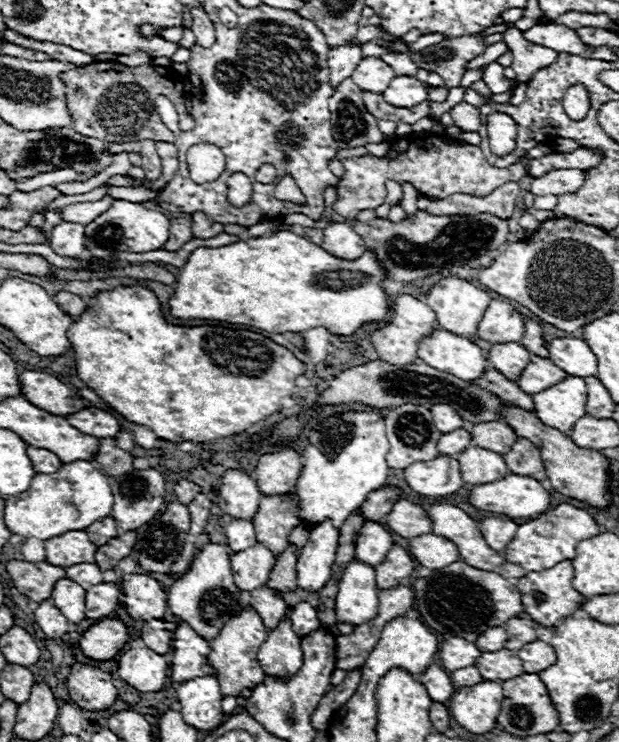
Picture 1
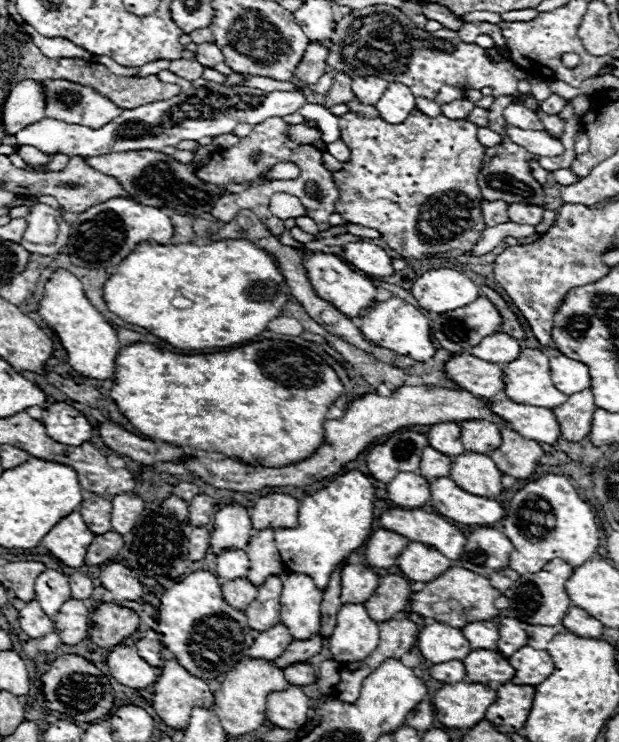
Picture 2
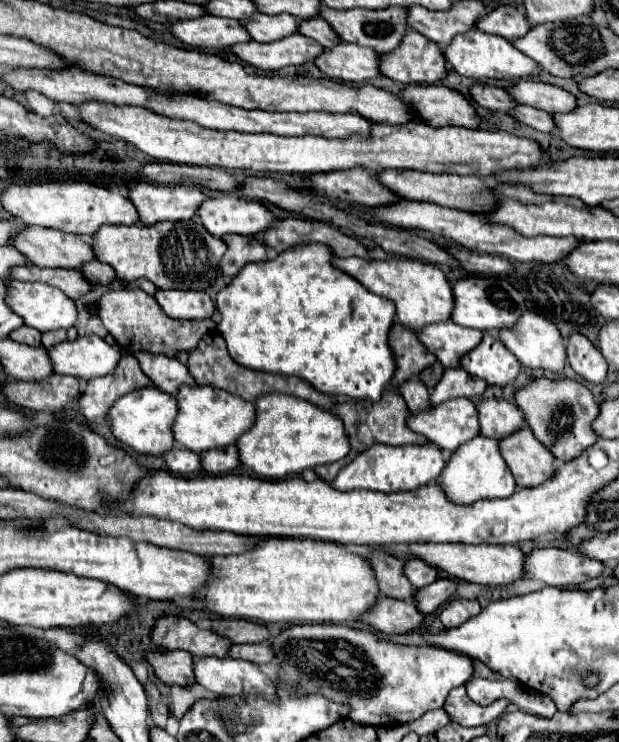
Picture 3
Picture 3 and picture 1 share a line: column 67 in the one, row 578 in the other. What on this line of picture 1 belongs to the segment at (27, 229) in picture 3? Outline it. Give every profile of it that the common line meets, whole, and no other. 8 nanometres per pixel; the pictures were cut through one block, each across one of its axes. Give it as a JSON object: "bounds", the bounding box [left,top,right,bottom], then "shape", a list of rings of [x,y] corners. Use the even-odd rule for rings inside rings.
{"bounds":[230,544,276,592],"shape":[[[256,544],[248,548],[248,552],[236,552],[230,556],[234,584],[238,590],[252,592],[262,588],[268,582],[268,576],[272,572],[276,558],[268,548]]]}

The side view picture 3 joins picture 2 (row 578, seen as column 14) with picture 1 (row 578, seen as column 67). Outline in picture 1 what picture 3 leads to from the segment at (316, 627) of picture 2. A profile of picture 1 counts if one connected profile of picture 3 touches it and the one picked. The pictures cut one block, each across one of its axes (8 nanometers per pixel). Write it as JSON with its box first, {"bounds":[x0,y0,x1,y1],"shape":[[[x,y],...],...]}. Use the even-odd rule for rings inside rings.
{"bounds":[296,522,338,592],"shape":[[[324,522],[310,530],[310,540],[296,562],[296,584],[306,592],[320,592],[332,574],[336,558],[338,530]]]}

